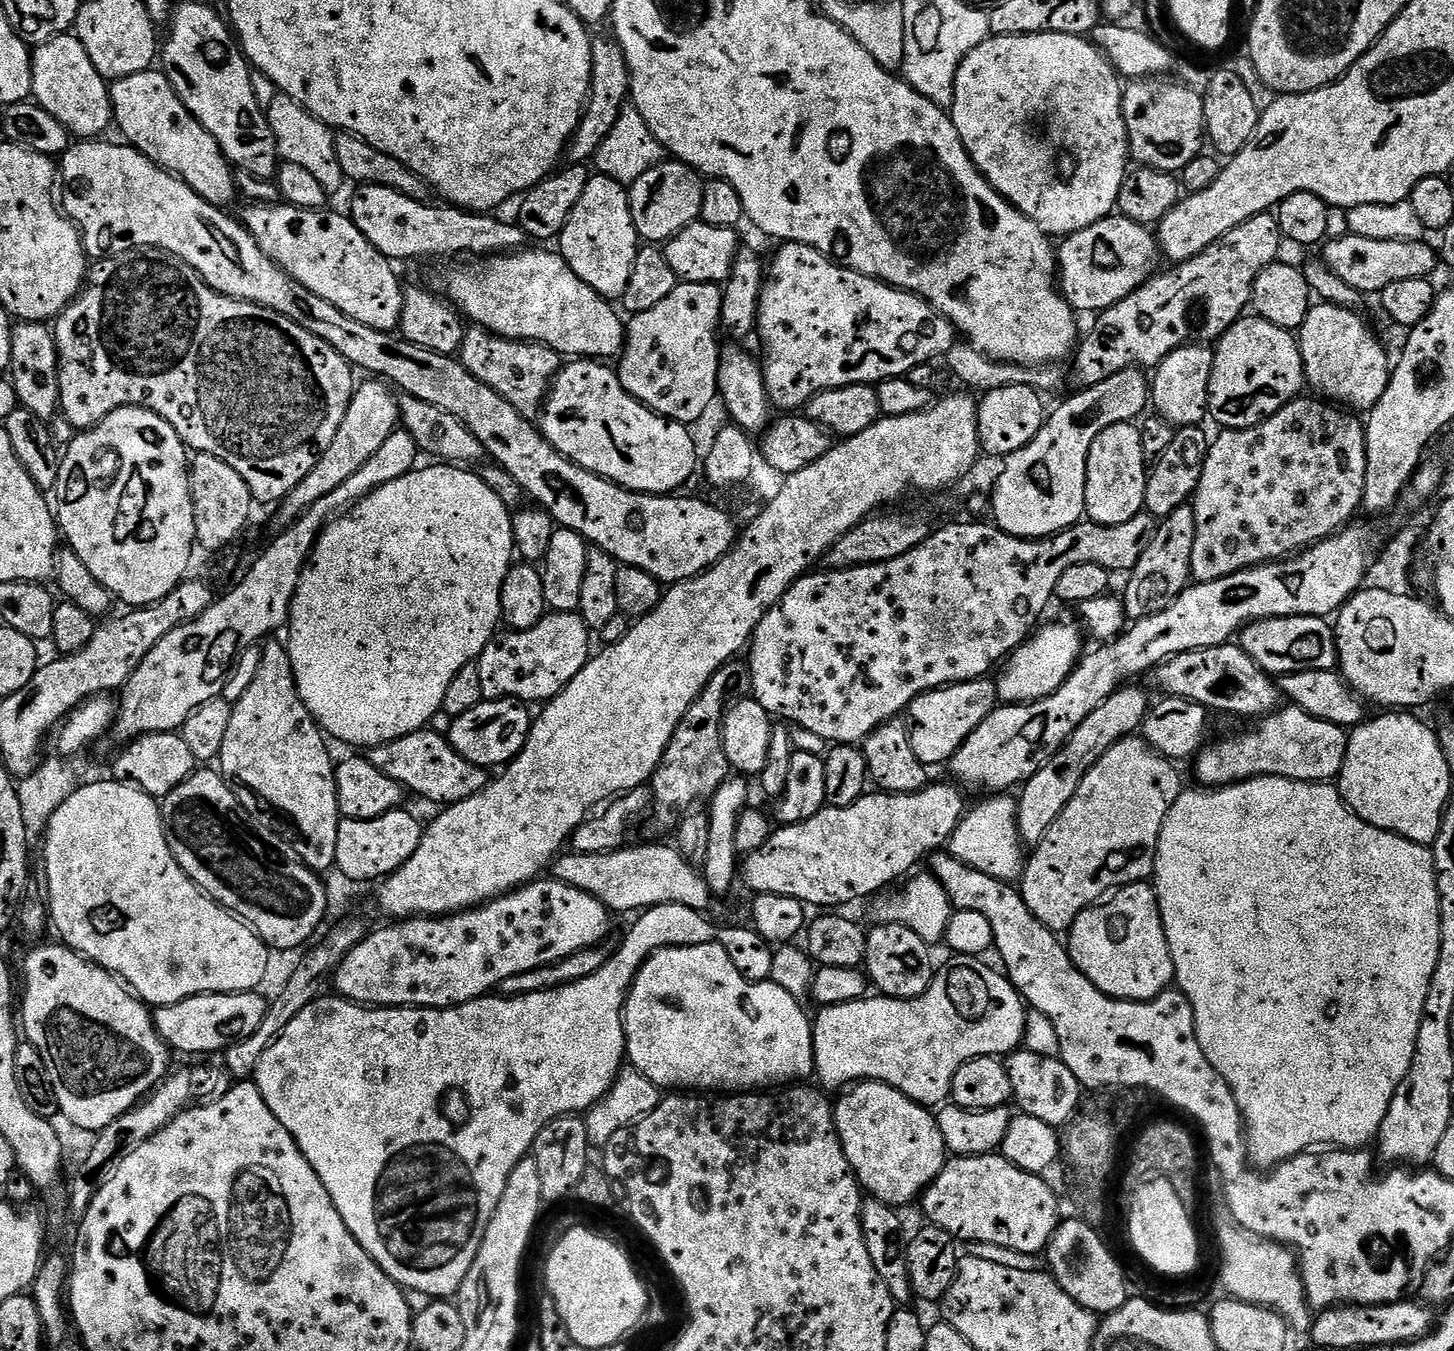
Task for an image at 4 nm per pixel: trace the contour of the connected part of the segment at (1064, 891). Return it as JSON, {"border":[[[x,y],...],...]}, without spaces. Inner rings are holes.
{"border":[[[1136,734],[1118,741],[1114,746],[1110,746],[1110,750],[1106,750],[1106,754],[1102,754],[1102,758],[1098,758],[1098,762],[1094,762],[1094,766],[1082,778],[1074,798],[1070,798],[1066,810],[1062,810],[1062,814],[1058,814],[1054,826],[1050,826],[1050,830],[1046,830],[1046,834],[1041,838],[1040,843],[1031,849],[1032,857],[1029,860],[1027,857],[1022,868],[1022,875],[1018,881],[1020,896],[1026,902],[1026,906],[1030,906],[1030,914],[1034,914],[1034,918],[1038,918],[1038,922],[1042,922],[1042,926],[1046,926],[1050,931],[1057,934],[1067,933],[1074,922],[1074,918],[1078,918],[1078,914],[1082,914],[1084,908],[1090,908],[1093,904],[1103,901],[1106,894],[1113,890],[1122,889],[1127,884],[1139,884],[1151,877],[1152,867],[1156,861],[1158,838],[1162,834],[1166,814],[1170,814],[1170,806],[1174,806],[1174,802],[1179,798],[1182,791],[1180,772],[1176,768],[1179,767],[1173,761],[1161,756],[1159,752],[1155,752],[1144,739]]]}

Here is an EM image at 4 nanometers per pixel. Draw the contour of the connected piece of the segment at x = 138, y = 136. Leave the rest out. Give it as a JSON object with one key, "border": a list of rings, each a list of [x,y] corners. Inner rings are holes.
{"border":[[[149,70],[130,74],[126,78],[118,78],[111,81],[108,93],[115,127],[117,129],[120,127],[121,134],[125,136],[121,137],[131,147],[139,150],[146,158],[150,158],[150,162],[154,162],[159,168],[167,170],[170,175],[180,177],[186,182],[186,186],[190,186],[190,190],[194,190],[194,194],[198,194],[216,208],[227,209],[228,204],[238,200],[236,172],[233,165],[224,157],[224,152],[218,146],[216,139],[192,117],[190,110],[186,110],[182,98],[178,98],[178,94],[170,86],[163,71]]]}

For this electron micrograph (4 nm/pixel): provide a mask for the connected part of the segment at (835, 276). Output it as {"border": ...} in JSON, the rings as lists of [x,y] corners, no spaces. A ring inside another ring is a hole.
{"border":[[[787,242],[781,243],[779,245],[780,248],[776,252],[776,257],[773,258],[772,264],[770,260],[770,267],[766,272],[766,279],[764,282],[764,289],[762,290],[762,294],[760,295],[760,305],[758,306],[758,316],[756,318],[756,332],[758,333],[758,337],[760,336],[760,340],[764,343],[764,360],[762,356],[762,369],[764,371],[764,382],[766,384],[766,390],[768,391],[768,398],[772,402],[773,409],[776,410],[800,410],[803,409],[810,401],[812,401],[816,395],[820,392],[825,392],[826,390],[834,390],[835,388],[841,388],[842,386],[854,386],[855,384],[870,384],[877,385],[882,380],[893,380],[896,376],[907,377],[908,371],[914,366],[918,366],[919,364],[931,364],[933,362],[939,361],[943,358],[948,351],[950,350],[950,346],[954,343],[957,343],[958,333],[955,328],[953,328],[951,322],[940,312],[935,312],[928,305],[925,300],[921,298],[921,296],[916,296],[913,292],[904,292],[900,288],[892,288],[888,284],[884,284],[881,280],[875,280],[874,278],[870,278],[866,274],[858,274],[854,270],[850,270],[849,268],[842,268],[839,264],[835,264],[832,260],[828,259],[827,256],[823,256],[821,252],[815,252],[810,246],[806,246],[805,244],[789,244]]]}

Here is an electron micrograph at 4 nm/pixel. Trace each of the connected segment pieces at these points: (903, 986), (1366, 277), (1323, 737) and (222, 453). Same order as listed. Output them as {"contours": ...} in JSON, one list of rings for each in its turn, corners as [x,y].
{"contours":[[[[877,923],[875,927],[873,932],[867,933],[863,962],[871,987],[873,984],[877,993],[895,1000],[913,1000],[926,994],[934,975],[932,952],[928,949],[927,939],[901,924]]],[[[1351,234],[1338,238],[1329,239],[1323,245],[1322,259],[1324,264],[1346,282],[1346,286],[1354,286],[1361,294],[1379,294],[1390,282],[1407,282],[1409,278],[1428,278],[1432,271],[1438,268],[1438,252],[1435,247],[1424,244],[1423,239],[1418,240],[1375,240],[1374,238],[1362,238]]],[[[1284,706],[1257,719],[1256,728],[1205,743],[1195,757],[1196,776],[1206,788],[1224,788],[1255,776],[1281,776],[1287,780],[1332,782],[1339,777],[1346,758],[1348,732],[1339,724],[1314,718],[1301,708]]],[[[138,248],[131,252],[120,252],[116,256],[107,257],[91,265],[84,291],[69,304],[68,309],[54,321],[54,335],[56,337],[56,349],[60,359],[58,370],[58,386],[60,387],[59,415],[64,415],[64,420],[72,430],[87,430],[93,428],[98,422],[102,422],[116,408],[148,408],[154,414],[158,414],[180,435],[180,441],[184,443],[193,453],[205,452],[214,454],[214,458],[222,458],[250,486],[253,501],[264,504],[275,505],[285,500],[318,466],[318,458],[326,454],[330,442],[334,442],[334,434],[338,434],[338,426],[342,426],[342,418],[346,418],[346,410],[352,401],[354,383],[352,365],[334,350],[322,338],[310,334],[310,330],[302,330],[290,318],[278,314],[269,308],[263,308],[260,304],[251,304],[245,300],[235,300],[229,296],[223,296],[214,291],[193,270],[190,265],[177,260],[174,254],[164,252],[161,248]]]]}

